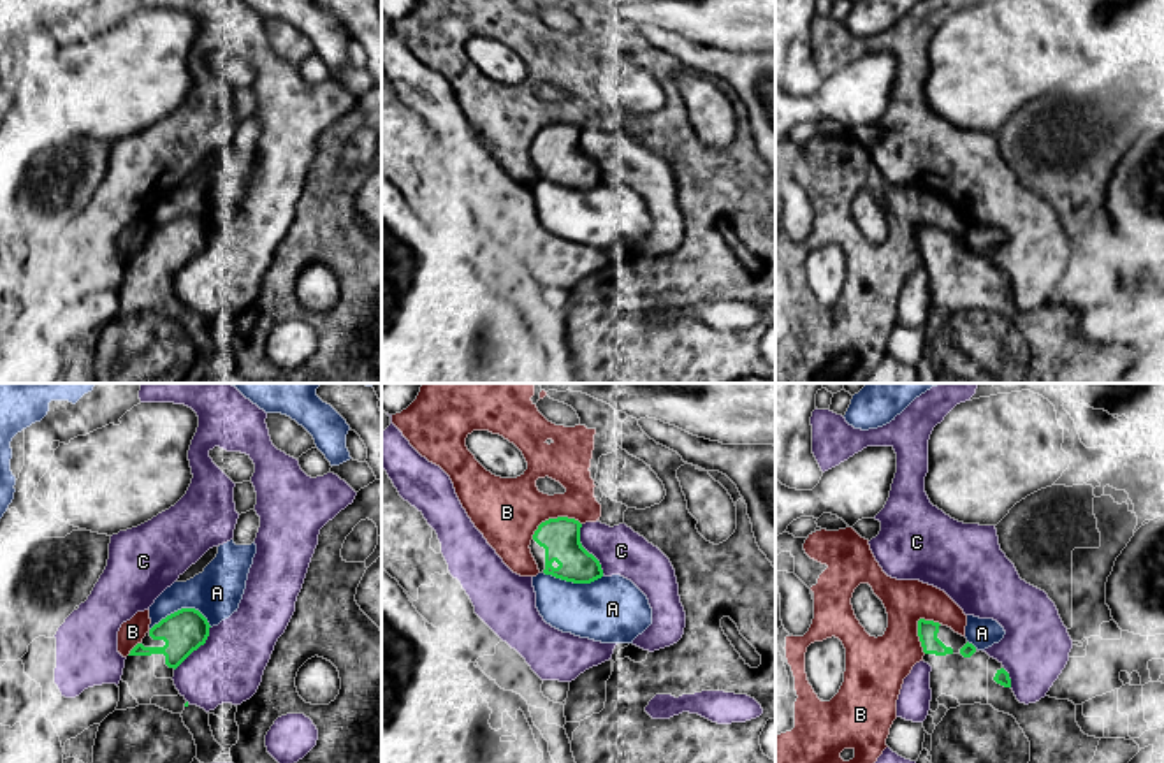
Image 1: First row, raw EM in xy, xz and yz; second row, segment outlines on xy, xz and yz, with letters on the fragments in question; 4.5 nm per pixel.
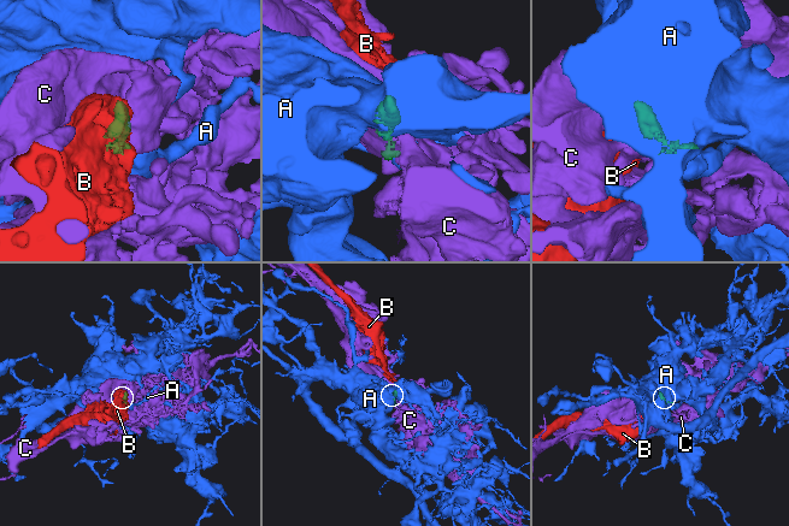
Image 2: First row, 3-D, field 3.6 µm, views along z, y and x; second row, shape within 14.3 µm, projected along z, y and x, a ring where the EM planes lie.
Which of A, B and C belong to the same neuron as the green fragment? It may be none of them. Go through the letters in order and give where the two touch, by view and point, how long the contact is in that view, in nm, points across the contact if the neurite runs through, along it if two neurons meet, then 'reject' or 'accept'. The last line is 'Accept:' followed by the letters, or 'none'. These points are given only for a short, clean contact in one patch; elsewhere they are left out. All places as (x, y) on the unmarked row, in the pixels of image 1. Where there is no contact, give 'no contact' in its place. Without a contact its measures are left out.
A: xy (181, 215) | 280 nm | reject
B: xz (552, 125) | 240 nm | reject
C: xz (584, 155) | 260 nm | reject
Accept: none

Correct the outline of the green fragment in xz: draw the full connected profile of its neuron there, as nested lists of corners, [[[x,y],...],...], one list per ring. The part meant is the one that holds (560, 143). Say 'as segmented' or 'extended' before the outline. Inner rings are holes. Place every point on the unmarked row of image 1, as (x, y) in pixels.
extended; [[[557,123],[538,132],[531,146],[531,160],[540,179],[573,190],[591,190],[603,183],[600,167],[580,149],[582,130]]]

